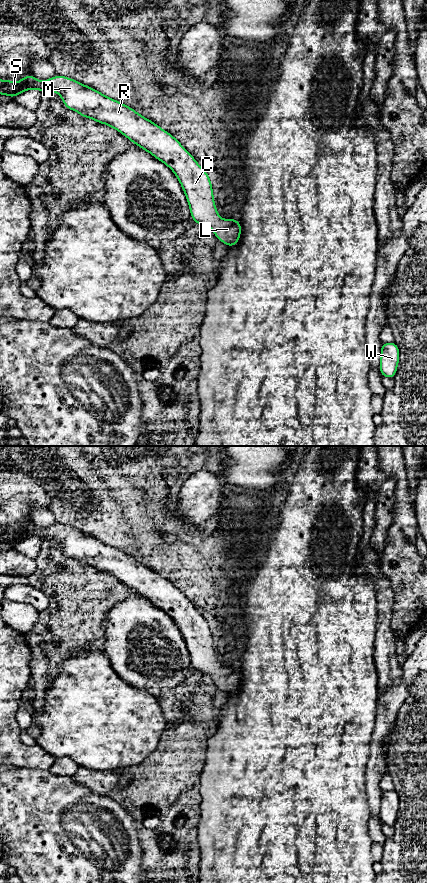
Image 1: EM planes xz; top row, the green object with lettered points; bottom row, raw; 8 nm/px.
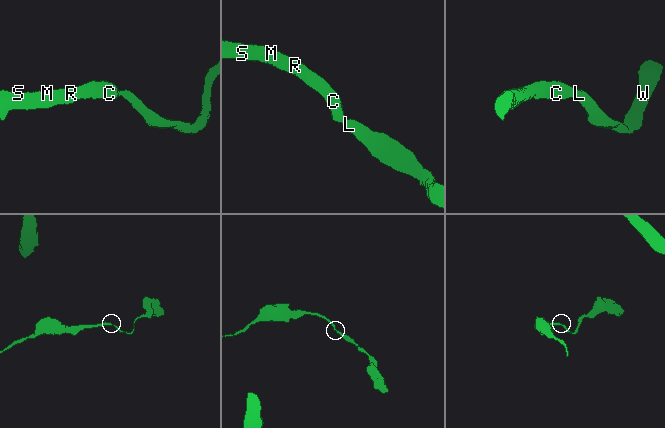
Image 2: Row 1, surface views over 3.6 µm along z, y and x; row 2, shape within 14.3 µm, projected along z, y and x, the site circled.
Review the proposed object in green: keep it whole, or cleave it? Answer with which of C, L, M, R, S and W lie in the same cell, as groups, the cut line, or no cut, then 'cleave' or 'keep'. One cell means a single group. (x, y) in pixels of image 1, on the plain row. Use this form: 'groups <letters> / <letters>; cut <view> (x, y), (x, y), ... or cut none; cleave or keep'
groups C L M R S W; cut none; keep

